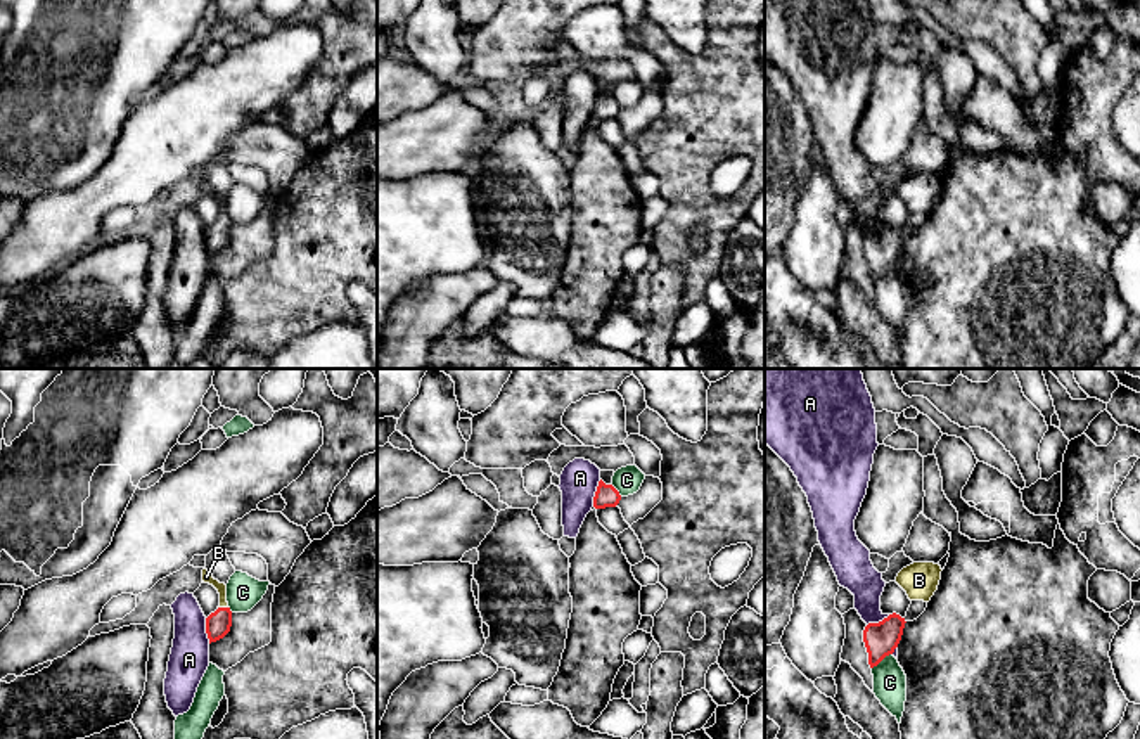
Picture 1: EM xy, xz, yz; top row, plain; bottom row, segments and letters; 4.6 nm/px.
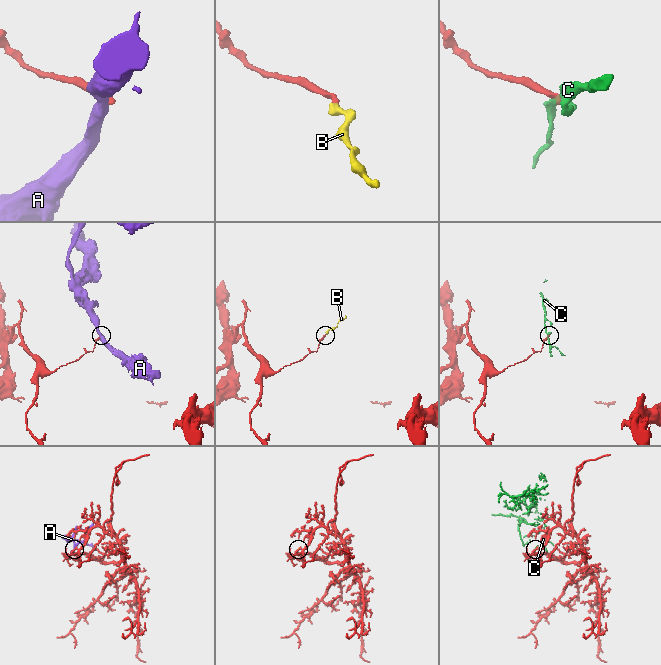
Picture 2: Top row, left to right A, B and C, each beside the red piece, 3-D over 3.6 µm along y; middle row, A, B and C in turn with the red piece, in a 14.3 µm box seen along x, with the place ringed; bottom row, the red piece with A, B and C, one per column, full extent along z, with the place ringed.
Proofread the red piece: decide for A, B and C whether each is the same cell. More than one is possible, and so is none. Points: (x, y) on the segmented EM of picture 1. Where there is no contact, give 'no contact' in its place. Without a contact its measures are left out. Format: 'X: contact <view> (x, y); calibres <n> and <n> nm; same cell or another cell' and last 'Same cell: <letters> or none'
A: contact xz (595, 494); calibres 110 and 180 nm; another cell
B: contact xy (224, 608); calibres 120 and 50 nm; same cell
C: contact yz (881, 660); calibres 160 and 160 nm; another cell
Same cell: B

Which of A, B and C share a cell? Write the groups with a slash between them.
A / B / C

